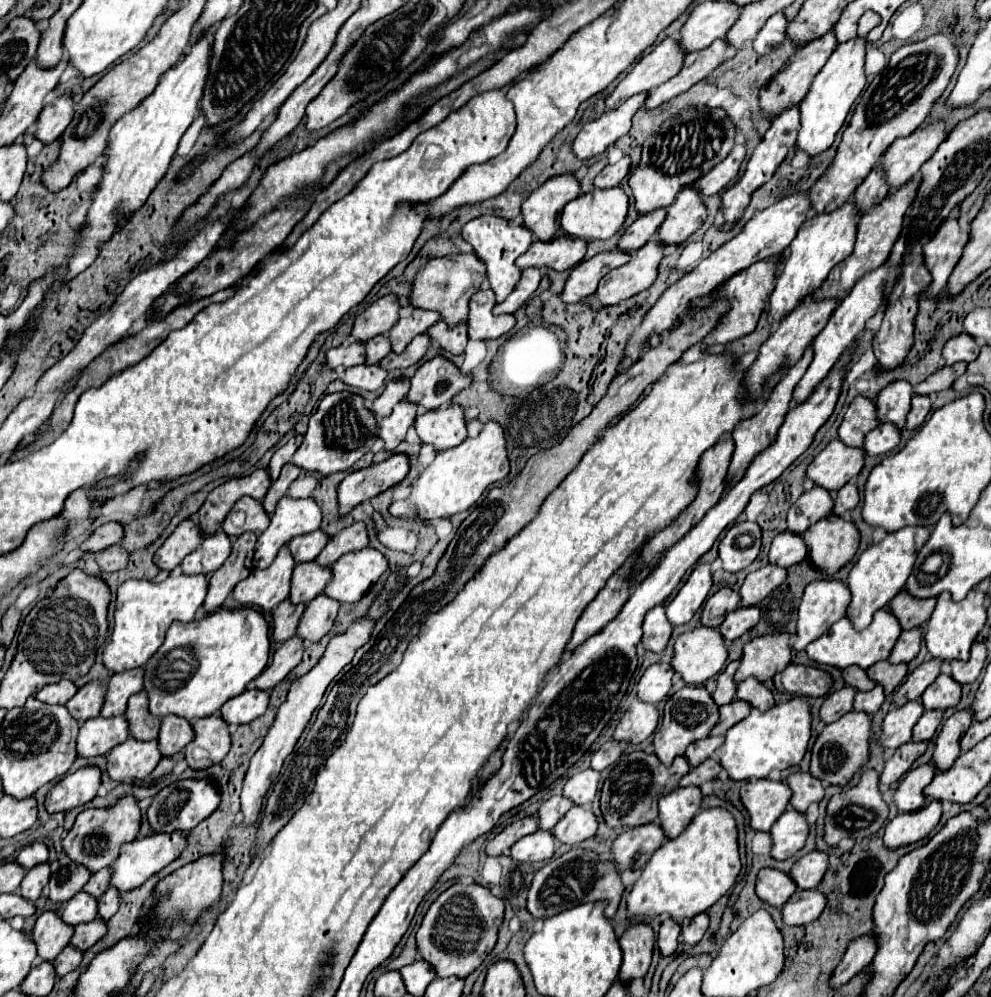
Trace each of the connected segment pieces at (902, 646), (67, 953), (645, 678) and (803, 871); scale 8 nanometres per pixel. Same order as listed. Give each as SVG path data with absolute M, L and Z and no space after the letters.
M920 628L916 630L908 630L908 632L902 632L888 662L892 664L908 664L920 650L920 642L922 642L922 632Z
M66 946L66 948L56 956L56 960L52 962L52 964L54 964L54 970L56 970L56 976L62 978L64 974L76 970L76 966L80 964L80 958L82 958L82 952L80 952L80 950L72 950L72 946Z
M652 664L638 682L638 698L648 704L658 704L670 692L672 676L674 672L668 664Z
M808 852L806 856L798 858L790 870L792 882L798 886L798 890L812 890L820 884L824 870L826 870L826 852Z

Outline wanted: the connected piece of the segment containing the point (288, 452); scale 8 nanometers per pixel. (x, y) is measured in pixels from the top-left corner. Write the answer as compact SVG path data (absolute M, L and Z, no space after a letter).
M294 436L294 438L290 438L282 448L278 448L278 450L274 452L274 456L272 456L272 460L270 460L270 466L268 466L268 472L270 472L270 480L272 480L272 482L278 478L282 466L292 460L294 450L296 450L300 444L302 444L302 436Z

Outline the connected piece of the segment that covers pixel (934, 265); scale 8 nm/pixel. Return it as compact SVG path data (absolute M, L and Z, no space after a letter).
M950 214L942 222L938 232L932 236L932 240L924 246L926 266L934 278L928 290L930 296L938 296L938 292L944 290L954 266L962 258L968 240L970 240L970 232L958 226L958 214Z

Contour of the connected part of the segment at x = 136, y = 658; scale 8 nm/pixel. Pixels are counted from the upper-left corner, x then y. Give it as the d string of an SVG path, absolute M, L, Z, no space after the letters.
M168 576L164 582L154 584L148 580L126 580L116 594L114 626L110 642L104 648L104 668L112 674L140 668L164 642L164 634L172 622L190 622L202 606L208 592L206 576Z

